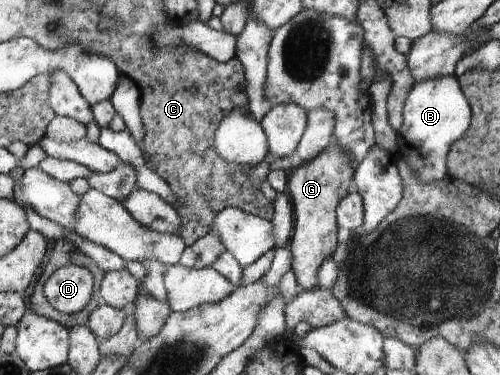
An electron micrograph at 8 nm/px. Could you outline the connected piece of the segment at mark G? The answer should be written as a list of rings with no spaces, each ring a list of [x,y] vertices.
[[[336,143],[306,164],[296,163],[296,170],[288,178],[288,192],[294,210],[294,228],[288,247],[292,252],[292,270],[304,291],[320,288],[318,271],[322,262],[332,259],[342,231],[337,224],[336,209],[347,193],[354,176],[352,158]]]

